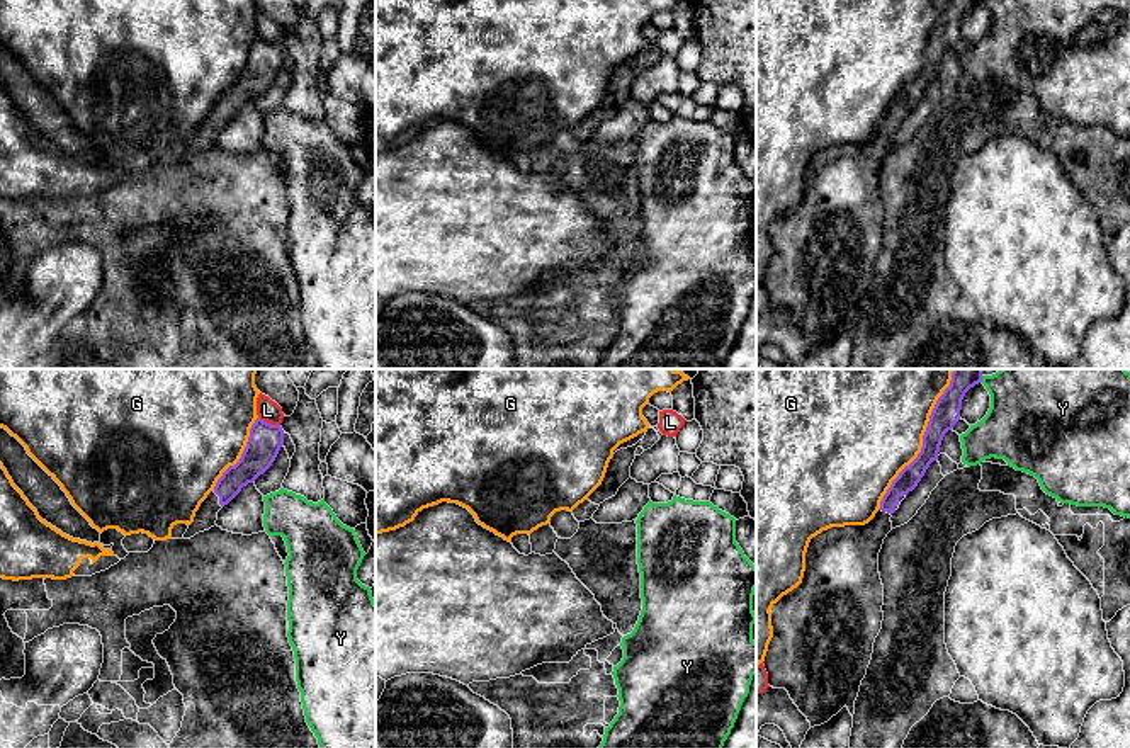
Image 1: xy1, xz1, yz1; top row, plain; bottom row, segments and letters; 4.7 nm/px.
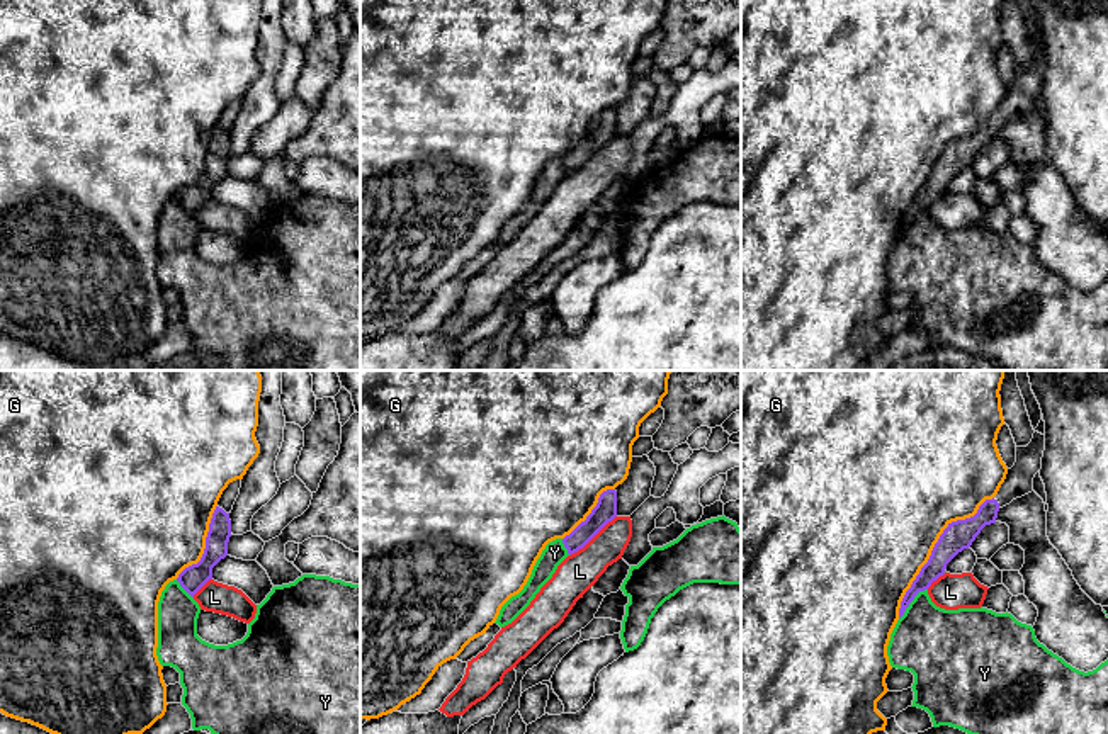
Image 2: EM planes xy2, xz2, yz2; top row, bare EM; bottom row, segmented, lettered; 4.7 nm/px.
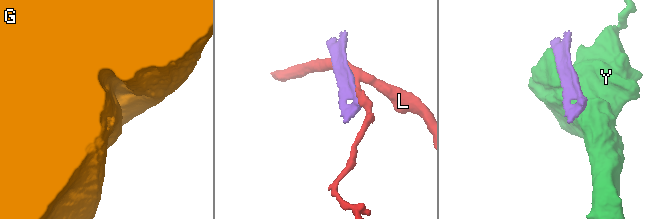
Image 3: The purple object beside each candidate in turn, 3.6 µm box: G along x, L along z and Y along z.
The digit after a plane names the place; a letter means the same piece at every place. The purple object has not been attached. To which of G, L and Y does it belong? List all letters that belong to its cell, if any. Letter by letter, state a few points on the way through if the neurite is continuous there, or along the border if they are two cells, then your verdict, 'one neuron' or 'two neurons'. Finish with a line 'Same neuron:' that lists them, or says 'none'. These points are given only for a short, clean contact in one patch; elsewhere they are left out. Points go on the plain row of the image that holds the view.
G: two neurons
L: two neurons
Y: two neurons
Same neuron: none

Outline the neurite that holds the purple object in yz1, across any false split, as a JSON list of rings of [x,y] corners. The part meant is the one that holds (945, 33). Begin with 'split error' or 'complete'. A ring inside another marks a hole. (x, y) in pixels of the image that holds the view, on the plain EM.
split error; [[[950,0],[929,34],[921,71],[892,100],[875,136],[865,144],[831,146],[812,156],[805,172],[802,202],[773,223],[770,230],[773,257],[763,280],[768,304],[785,308],[811,347],[828,342],[845,325],[851,335],[855,333],[855,320],[884,240],[879,172],[892,150],[890,136],[899,117],[912,110],[929,83],[938,78],[945,53],[960,39],[965,12],[979,2]]]

